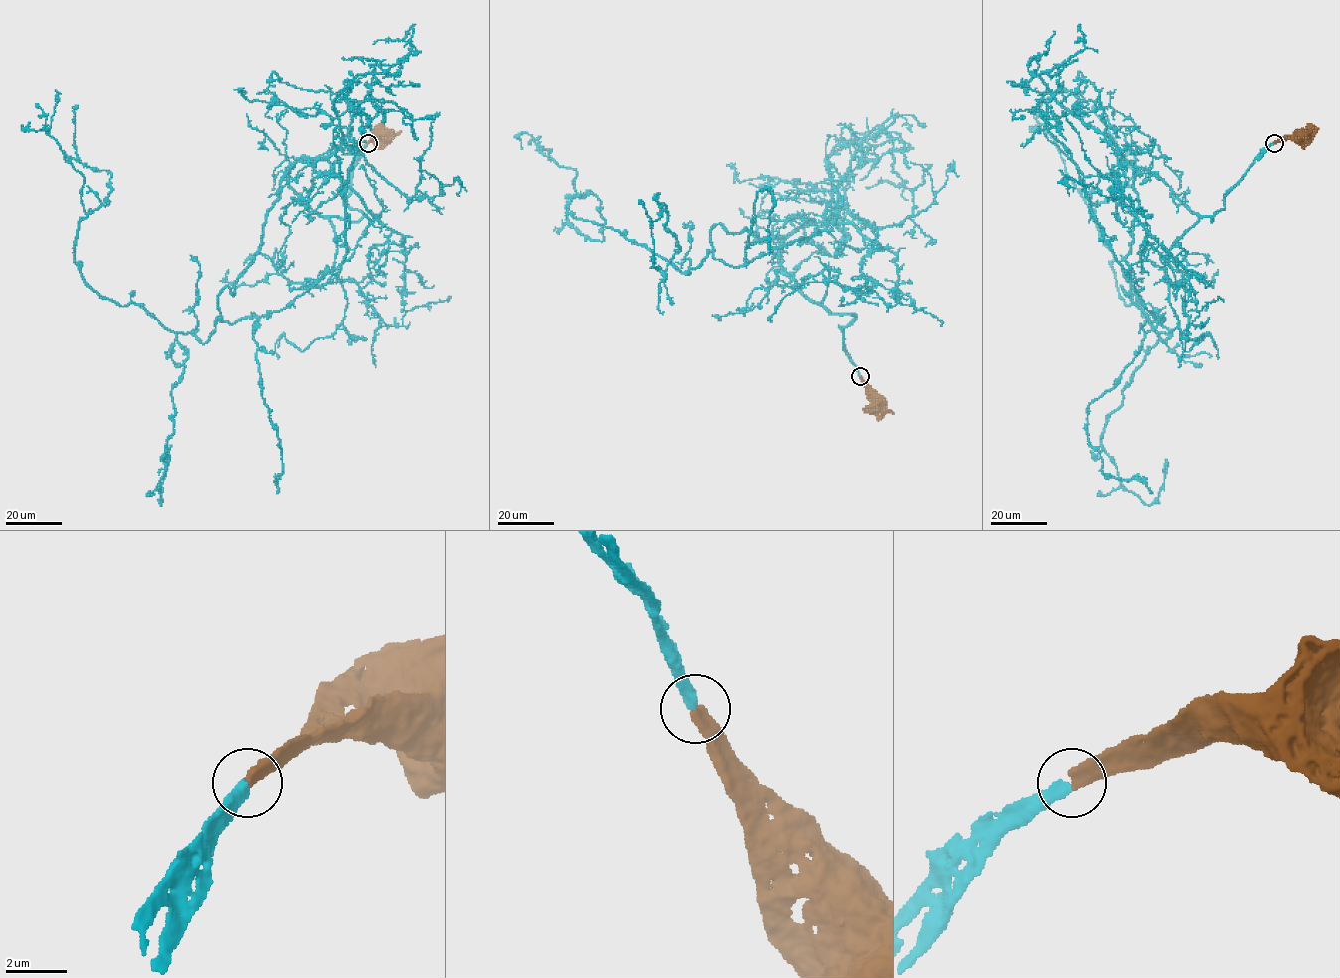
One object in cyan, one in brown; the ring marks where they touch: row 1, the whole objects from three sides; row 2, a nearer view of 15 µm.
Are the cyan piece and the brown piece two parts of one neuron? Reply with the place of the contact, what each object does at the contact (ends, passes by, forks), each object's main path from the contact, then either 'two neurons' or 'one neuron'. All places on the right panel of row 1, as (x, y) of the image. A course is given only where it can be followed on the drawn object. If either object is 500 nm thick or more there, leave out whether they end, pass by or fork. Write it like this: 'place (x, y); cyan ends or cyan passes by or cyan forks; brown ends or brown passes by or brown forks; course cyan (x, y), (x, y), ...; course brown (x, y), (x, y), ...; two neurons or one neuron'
place (1274, 143); cyan ends; brown ends; course cyan (1274, 143), (1212, 221), (1136, 170), (1122, 289), (1163, 343), (1121, 298), (1093, 216), (1139, 173), (1091, 106); course brown (1274, 143), (1301, 130), (1302, 134); one neuron

